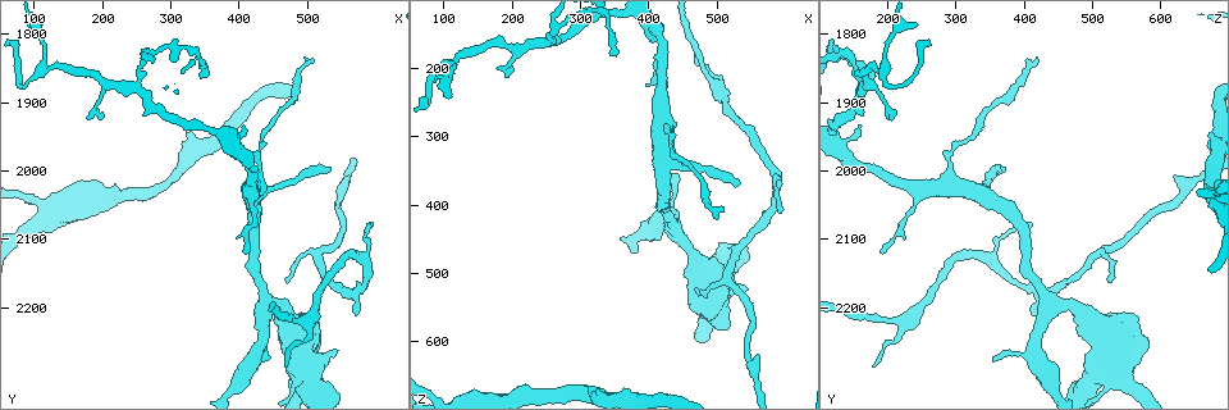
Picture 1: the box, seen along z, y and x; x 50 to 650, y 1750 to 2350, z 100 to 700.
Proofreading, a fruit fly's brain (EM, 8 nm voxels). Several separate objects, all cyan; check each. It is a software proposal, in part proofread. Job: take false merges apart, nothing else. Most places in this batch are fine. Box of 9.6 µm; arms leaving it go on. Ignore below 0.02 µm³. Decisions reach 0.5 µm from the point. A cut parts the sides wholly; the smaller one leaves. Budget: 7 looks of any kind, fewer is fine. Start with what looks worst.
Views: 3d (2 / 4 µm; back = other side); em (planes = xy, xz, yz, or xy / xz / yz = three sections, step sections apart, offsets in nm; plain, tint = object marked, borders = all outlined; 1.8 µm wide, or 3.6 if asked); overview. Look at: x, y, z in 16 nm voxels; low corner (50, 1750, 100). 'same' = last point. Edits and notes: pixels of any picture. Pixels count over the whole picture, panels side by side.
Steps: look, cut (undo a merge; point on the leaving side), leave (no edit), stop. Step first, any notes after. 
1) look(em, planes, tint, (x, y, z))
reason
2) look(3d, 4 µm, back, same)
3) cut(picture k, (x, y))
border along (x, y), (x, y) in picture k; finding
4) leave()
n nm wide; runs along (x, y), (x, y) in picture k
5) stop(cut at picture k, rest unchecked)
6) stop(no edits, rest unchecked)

look(em, planes, tint, (265, 1825, 135))
abrupt turn

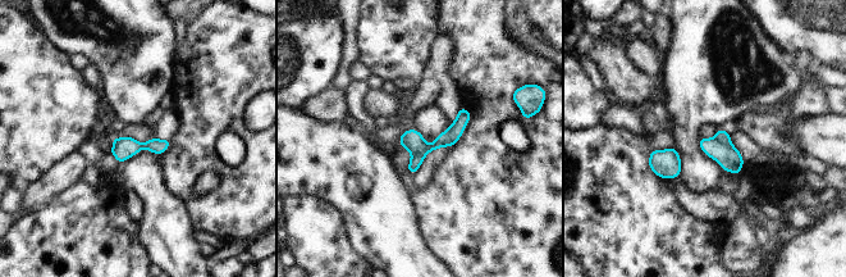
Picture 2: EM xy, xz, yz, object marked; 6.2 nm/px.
cut(picture 2, (728, 157))
140 nm wide; border along (716, 136), (732, 146) in picture 2; two neurons meet here

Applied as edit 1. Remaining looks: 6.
look(3d, 2 µm, back, (110, 1850, 190))
abrupt turn

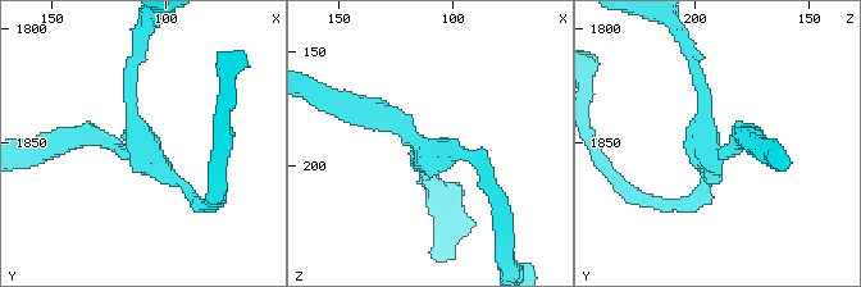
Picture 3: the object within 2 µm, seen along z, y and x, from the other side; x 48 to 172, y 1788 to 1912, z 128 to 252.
look(em, xy, step 16, plain, (112, 1854, 195))
3 arms; now the EM

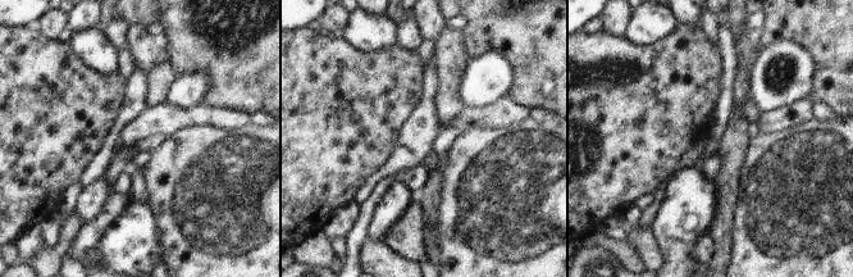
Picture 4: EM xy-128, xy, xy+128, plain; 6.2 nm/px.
look(em, xy, step 16, tint, same)
where the object lies

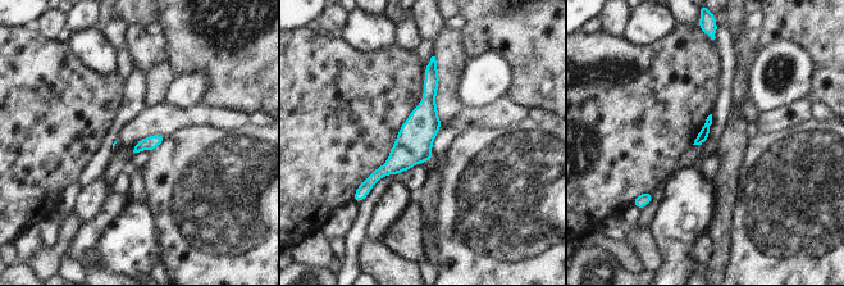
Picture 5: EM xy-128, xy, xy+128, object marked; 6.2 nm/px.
leave()
70 nm wide; runs along (433, 67), (415, 140), (364, 191) in picture 5; one neuron here

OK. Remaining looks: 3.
look(em, planes, borders, (480, 2220, 210))
sudden change in width

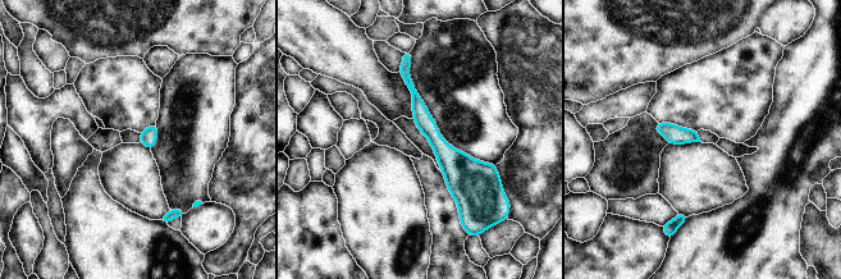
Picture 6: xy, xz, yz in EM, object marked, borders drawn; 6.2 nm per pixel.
leave()
110 nm wide; continuous, no second neuron

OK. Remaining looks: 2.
stop(cut at picture 2, rest unchecked)

